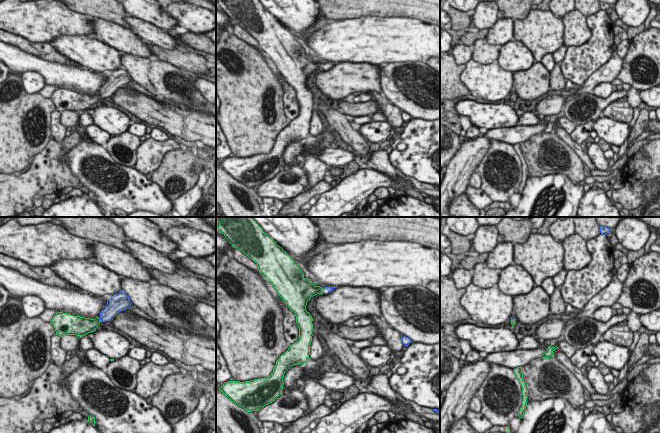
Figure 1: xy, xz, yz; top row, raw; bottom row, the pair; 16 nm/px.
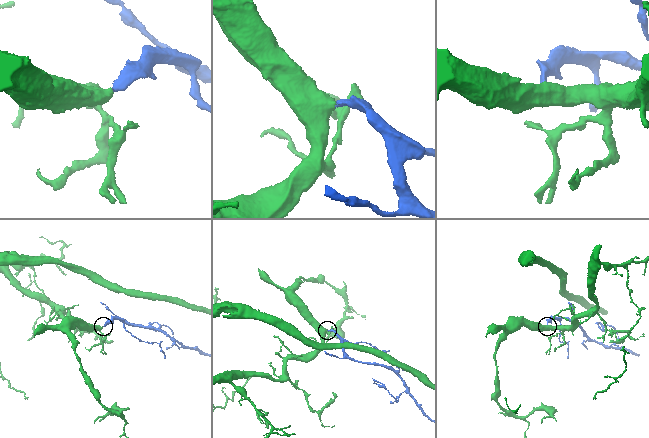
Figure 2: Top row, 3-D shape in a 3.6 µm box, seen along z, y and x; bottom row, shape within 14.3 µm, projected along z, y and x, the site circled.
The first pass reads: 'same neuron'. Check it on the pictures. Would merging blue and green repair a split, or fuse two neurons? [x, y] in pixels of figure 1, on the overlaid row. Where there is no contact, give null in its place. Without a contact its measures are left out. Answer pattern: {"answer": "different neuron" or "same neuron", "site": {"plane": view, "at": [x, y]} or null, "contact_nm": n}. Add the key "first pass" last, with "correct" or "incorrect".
{"answer": "same neuron", "site": {"plane": "xy", "at": [100, 320]}, "contact_nm": 80, "first pass": "correct"}

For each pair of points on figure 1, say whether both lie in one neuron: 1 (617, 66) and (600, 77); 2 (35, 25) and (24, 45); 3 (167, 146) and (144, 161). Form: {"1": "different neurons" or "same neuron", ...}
{"1": "same neuron", "2": "different neurons", "3": "same neuron"}

